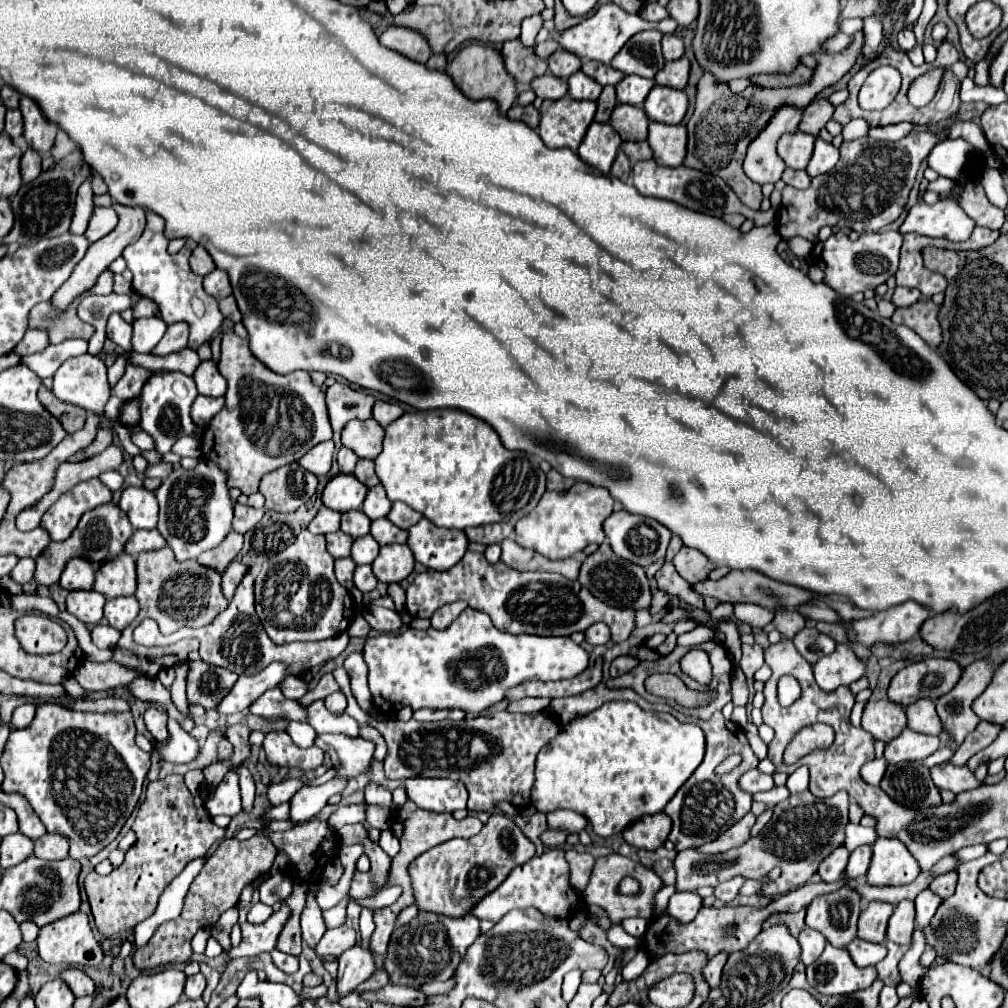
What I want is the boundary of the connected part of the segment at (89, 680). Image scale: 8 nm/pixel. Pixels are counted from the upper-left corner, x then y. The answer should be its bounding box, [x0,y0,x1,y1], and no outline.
[73,660,139,692]

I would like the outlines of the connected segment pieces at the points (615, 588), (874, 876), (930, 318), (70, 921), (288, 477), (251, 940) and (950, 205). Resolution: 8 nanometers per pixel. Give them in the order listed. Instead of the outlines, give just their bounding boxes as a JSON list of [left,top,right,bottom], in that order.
[[579,542,651,608],[867,838,921,886],[891,298,941,348],[37,912,103,966],[259,462,317,512],[229,904,291,958],[901,198,975,242]]

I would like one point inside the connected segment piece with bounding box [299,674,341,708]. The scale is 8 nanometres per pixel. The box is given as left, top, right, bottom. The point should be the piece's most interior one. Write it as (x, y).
(325, 686)

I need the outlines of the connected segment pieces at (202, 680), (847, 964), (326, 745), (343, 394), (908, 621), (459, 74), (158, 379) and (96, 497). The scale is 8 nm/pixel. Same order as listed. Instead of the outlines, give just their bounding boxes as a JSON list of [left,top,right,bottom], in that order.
[[187,660,237,708],[807,944,875,996],[315,733,375,778],[327,382,375,432],[849,602,931,646],[445,44,517,114],[141,372,201,454],[41,478,113,542]]

